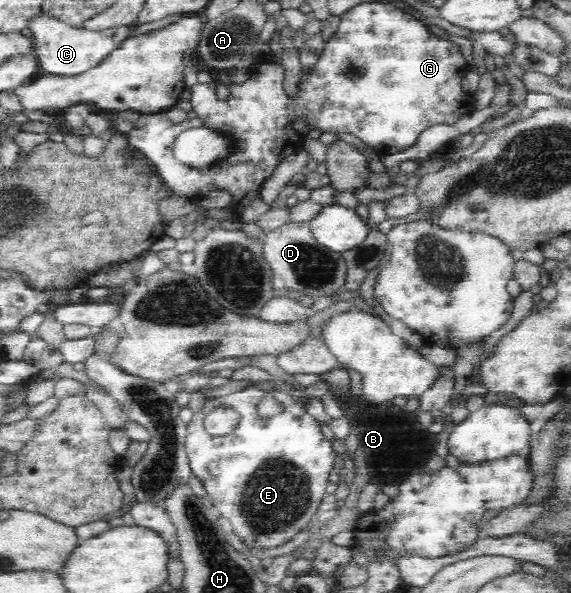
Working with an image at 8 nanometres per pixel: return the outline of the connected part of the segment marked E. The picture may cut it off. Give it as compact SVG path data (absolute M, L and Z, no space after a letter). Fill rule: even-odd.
M256 384L224 397L208 398L204 410L194 414L187 424L185 443L191 472L212 498L213 505L220 511L220 519L251 550L278 548L294 540L300 532L306 530L310 520L321 513L318 506L327 495L326 486L330 482L330 471L334 469L336 453L332 449L333 443L322 435L320 422L310 416L304 407L300 407L293 392L279 386ZM266 396L276 400L280 408L278 414L260 416L260 404L266 400ZM217 407L229 407L240 416L236 428L226 436L210 436L203 425L205 417Z

